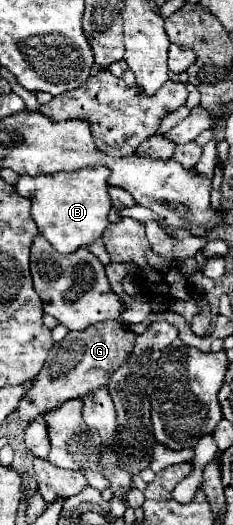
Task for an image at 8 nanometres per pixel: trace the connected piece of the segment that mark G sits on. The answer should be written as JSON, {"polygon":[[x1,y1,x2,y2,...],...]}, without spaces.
{"polygon":[[105,321,95,323,93,327,87,327,85,331,69,331,63,341,55,343,47,355,47,361,39,375,33,379,31,389,25,393,25,399,21,399,17,411,23,421,33,421,39,413,47,413,51,409,57,409,61,403,83,397,85,393,91,393,95,389,107,387,109,375,129,359,135,343,135,333,119,325,117,321]]}

